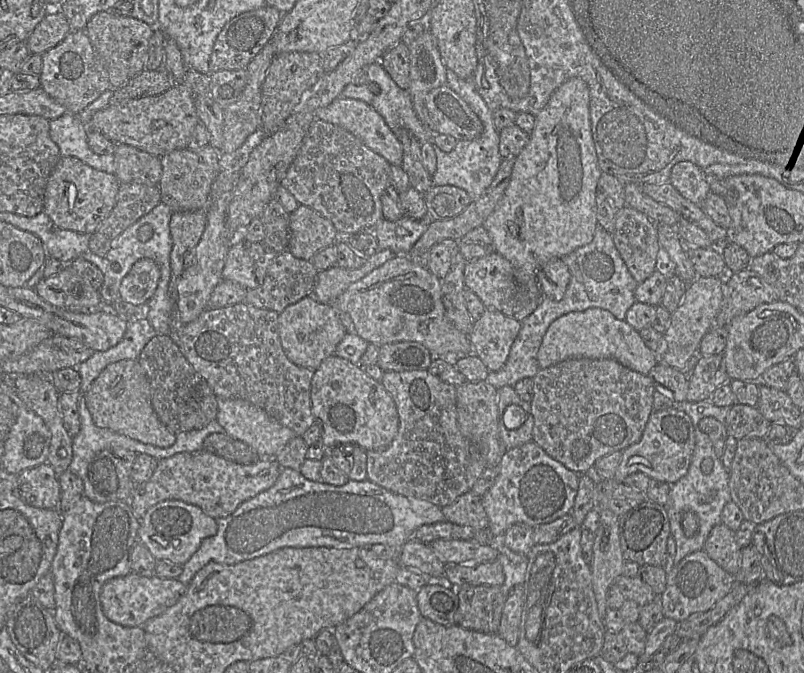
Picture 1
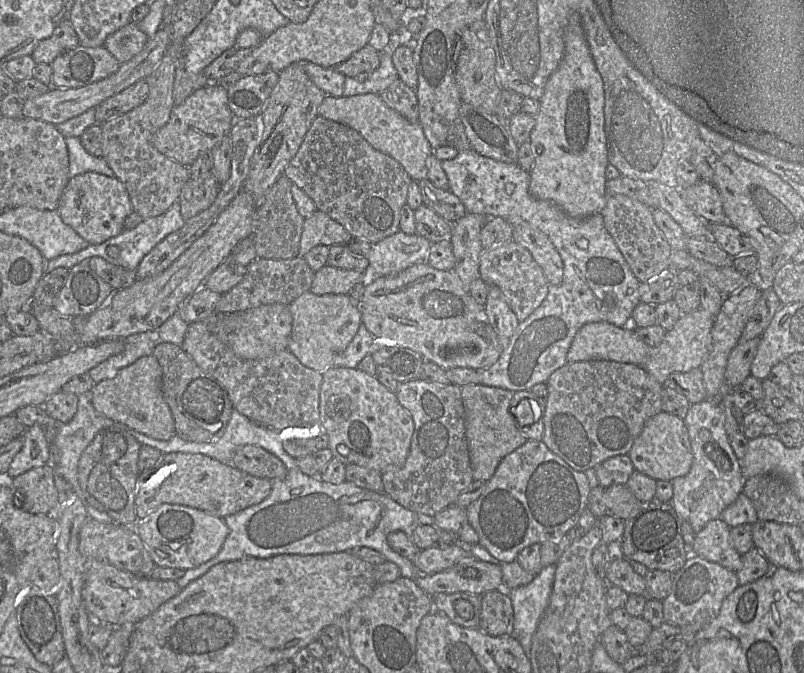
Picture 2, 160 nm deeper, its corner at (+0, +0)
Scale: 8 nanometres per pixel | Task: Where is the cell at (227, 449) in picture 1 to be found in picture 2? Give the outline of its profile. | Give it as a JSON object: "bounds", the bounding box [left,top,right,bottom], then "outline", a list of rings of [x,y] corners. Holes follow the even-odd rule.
{"bounds":[234,445,287,480],"outline":[[[244,445],[235,451],[234,467],[259,478],[283,480],[287,475],[284,463],[272,453],[255,445]]]}

